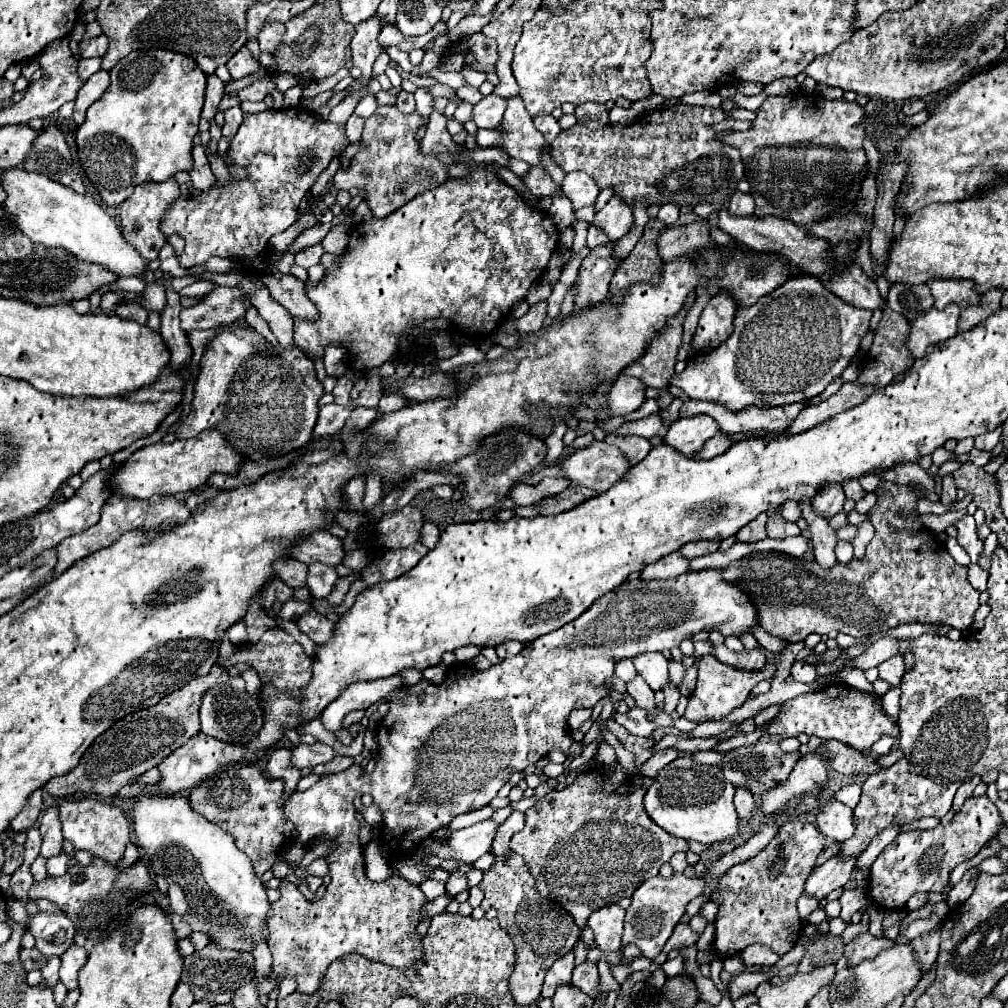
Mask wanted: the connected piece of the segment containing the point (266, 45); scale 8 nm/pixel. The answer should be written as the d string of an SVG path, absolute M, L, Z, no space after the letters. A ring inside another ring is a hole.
M265 24L259 32L259 46L261 46L261 52L277 52L283 44L283 36L285 36L285 26L283 24Z

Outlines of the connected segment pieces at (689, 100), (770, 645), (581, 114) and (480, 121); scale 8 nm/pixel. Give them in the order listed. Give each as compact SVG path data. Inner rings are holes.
M689 92L677 98L677 102L685 104L701 104L701 106L721 106L721 98L715 92Z
M760 625L755 627L753 635L758 643L770 652L781 652L788 645L786 640L769 634Z
M583 102L575 108L575 118L579 124L587 126L587 128L601 128L609 122L607 116L607 108L603 104L595 104L595 102Z
M489 94L479 104L473 106L473 120L479 128L497 128L505 108L507 108L505 98Z

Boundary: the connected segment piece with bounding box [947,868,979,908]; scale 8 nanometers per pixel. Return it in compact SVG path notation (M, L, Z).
M969 868L969 870L965 872L963 880L961 880L957 886L953 886L951 892L949 892L949 896L947 896L949 908L955 908L957 904L965 902L965 900L971 896L971 892L973 892L973 888L975 888L977 876L979 876L979 868Z

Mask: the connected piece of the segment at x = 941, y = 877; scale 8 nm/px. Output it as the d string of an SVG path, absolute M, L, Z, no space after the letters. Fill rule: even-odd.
M969 798L963 808L953 816L947 826L933 830L903 832L889 844L881 856L873 862L869 874L869 896L883 908L901 910L915 892L943 892L953 868L965 860L971 860L991 838L1005 826L997 806L987 798Z

